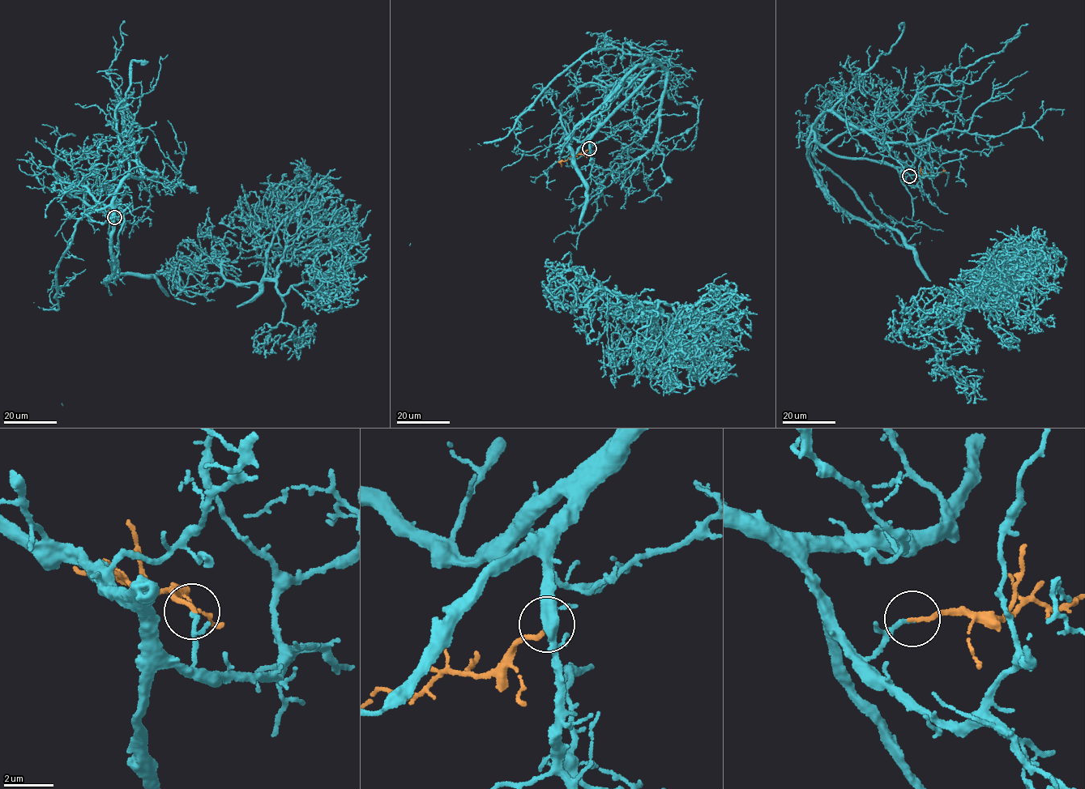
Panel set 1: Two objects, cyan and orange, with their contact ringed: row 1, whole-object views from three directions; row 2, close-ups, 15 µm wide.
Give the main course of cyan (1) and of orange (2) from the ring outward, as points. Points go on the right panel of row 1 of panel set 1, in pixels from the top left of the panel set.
1: (909, 175), (807, 155), (931, 280), (981, 273), (964, 312), (1039, 259), (993, 247)
2: (909, 175), (941, 172), (946, 169)

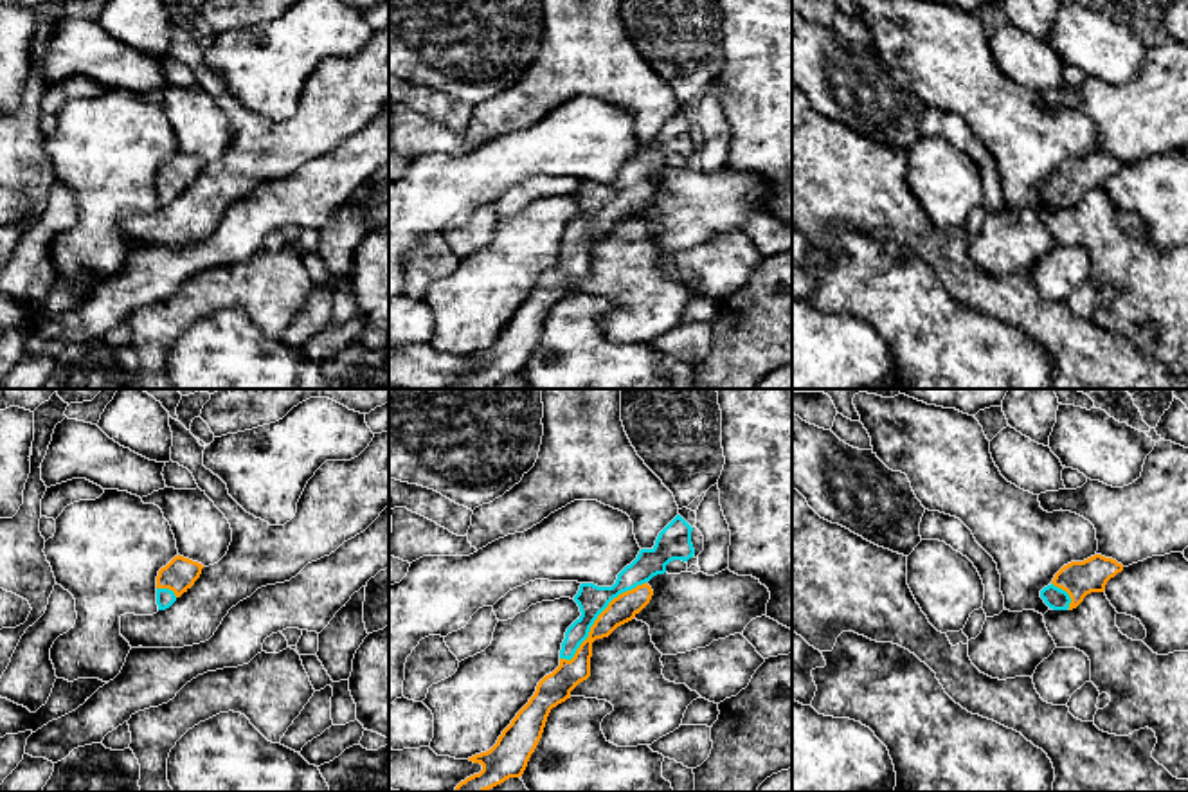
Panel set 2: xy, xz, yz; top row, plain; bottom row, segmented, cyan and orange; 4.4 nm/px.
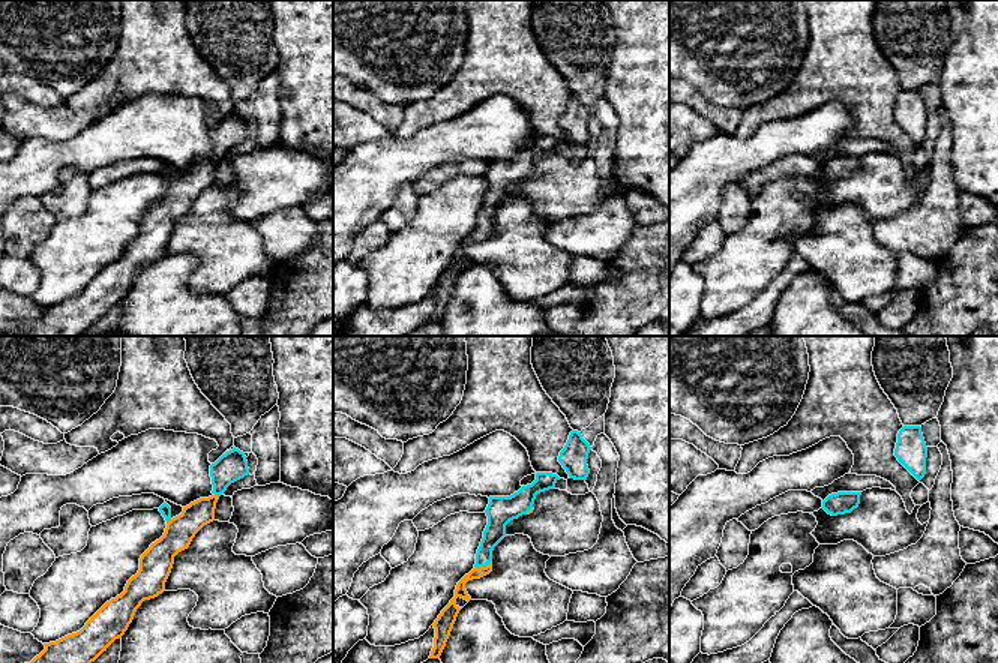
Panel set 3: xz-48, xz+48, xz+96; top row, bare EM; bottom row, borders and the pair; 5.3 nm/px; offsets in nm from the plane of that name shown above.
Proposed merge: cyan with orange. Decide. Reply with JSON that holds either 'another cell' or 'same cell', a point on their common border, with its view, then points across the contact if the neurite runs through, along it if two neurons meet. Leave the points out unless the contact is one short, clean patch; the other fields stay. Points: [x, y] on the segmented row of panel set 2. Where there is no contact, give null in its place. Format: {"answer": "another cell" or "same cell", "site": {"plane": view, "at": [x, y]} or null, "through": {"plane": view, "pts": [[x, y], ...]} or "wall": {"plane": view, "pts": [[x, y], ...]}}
{"answer": "same cell", "site": {"plane": "xz", "at": [596, 618]}}

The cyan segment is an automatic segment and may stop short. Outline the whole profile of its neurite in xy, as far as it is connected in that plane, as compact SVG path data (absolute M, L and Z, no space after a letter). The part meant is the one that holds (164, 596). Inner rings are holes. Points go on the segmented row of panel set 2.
M175 556L157 576L158 610L169 608L200 578L203 565L184 556Z

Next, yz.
M1102 554L1084 562L1071 562L1040 590L1040 598L1053 610L1073 610L1087 594L1103 592L1107 581L1121 571L1121 563Z

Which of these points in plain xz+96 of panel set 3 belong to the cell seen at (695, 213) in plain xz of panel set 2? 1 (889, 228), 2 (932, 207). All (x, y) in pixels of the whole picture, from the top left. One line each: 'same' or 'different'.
1: different
2: different

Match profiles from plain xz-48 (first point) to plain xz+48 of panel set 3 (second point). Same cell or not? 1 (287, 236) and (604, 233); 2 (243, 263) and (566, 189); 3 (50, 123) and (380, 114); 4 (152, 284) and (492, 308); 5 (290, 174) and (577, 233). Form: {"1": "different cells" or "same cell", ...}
{"1": "same cell", "2": "different cells", "3": "different cells", "4": "same cell", "5": "different cells"}

